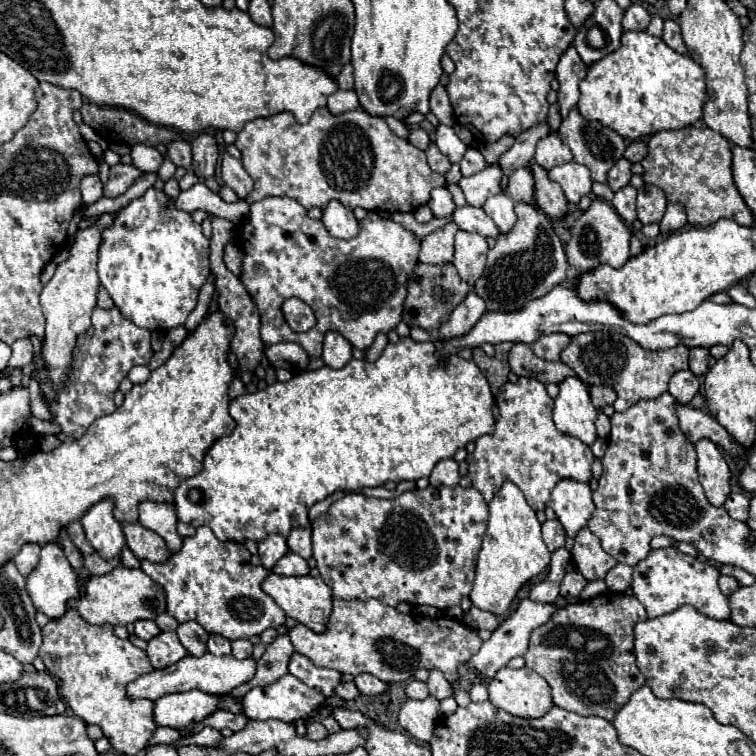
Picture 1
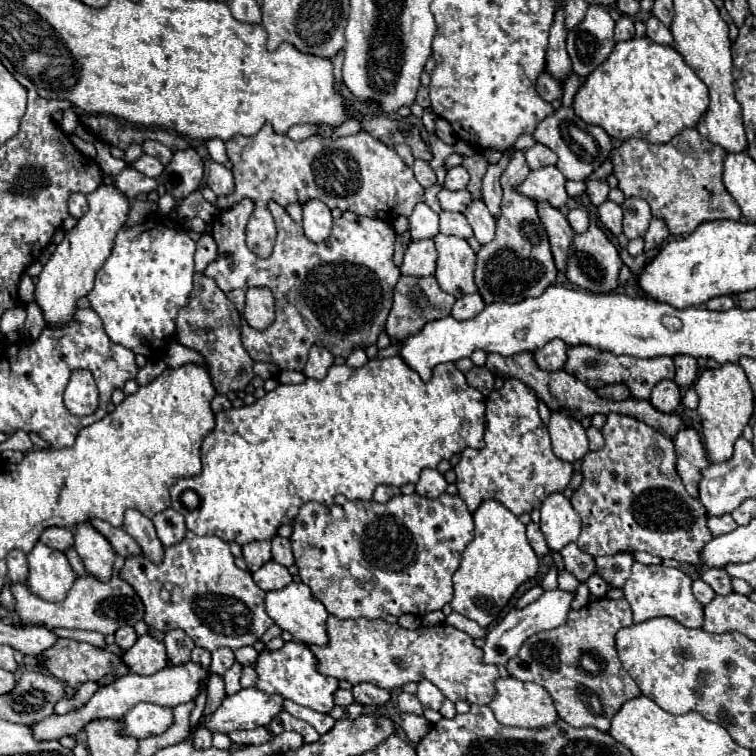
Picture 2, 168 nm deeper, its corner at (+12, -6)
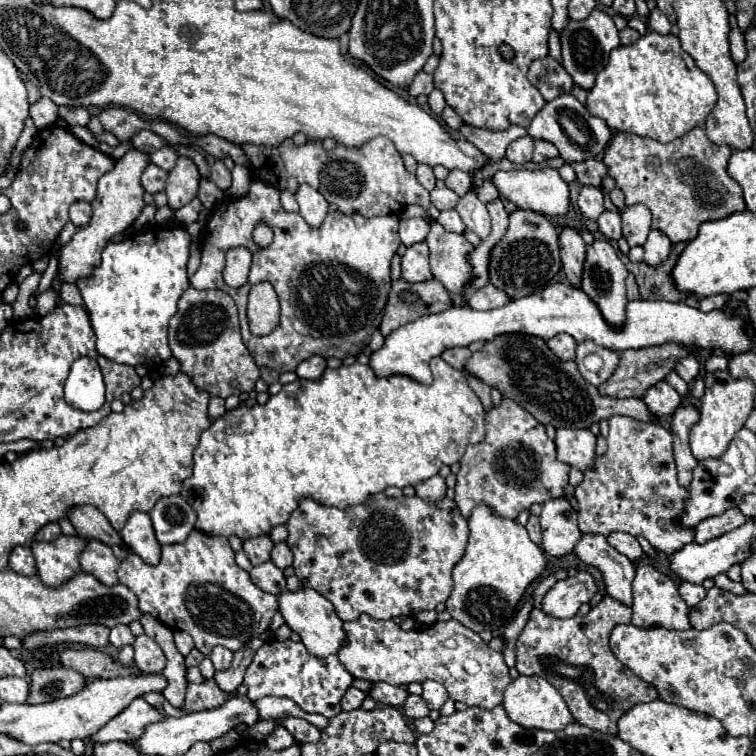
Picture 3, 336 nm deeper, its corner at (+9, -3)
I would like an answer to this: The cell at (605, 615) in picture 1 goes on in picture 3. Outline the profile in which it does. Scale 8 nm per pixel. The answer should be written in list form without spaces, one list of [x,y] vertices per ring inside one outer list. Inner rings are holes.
[[[549,575],[540,581],[533,593],[533,611],[517,639],[515,653],[519,675],[539,675],[549,681],[565,699],[573,719],[589,729],[617,735],[619,717],[637,703],[655,701],[659,695],[649,683],[625,667],[609,647],[611,631],[621,623],[631,623],[631,607],[605,595],[587,615],[555,619],[541,613],[541,599],[557,579]]]

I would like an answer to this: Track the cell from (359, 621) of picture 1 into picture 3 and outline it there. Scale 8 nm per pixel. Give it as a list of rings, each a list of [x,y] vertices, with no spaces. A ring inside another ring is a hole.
[[[361,615],[355,621],[343,623],[343,631],[345,643],[337,657],[355,679],[371,683],[385,681],[389,685],[409,685],[413,681],[423,683],[433,679],[447,687],[453,701],[483,709],[501,705],[503,691],[511,683],[503,653],[489,649],[479,633],[455,619],[445,623],[437,621],[425,629],[403,631],[393,621],[373,621],[369,615]]]

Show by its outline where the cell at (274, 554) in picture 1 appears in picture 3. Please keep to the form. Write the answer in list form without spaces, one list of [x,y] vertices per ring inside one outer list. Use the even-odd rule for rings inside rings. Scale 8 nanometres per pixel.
[[[259,535],[259,537],[247,539],[243,543],[243,551],[253,565],[261,565],[261,563],[269,561],[271,559],[271,549],[273,549],[273,541],[269,539],[269,535]]]

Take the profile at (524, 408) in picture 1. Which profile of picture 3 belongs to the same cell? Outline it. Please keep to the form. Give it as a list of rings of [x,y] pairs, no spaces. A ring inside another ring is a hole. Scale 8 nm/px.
[[[503,397],[499,407],[491,407],[485,415],[485,429],[485,441],[467,447],[457,473],[455,503],[465,519],[479,503],[487,503],[503,517],[515,519],[533,503],[545,503],[565,493],[571,467],[557,459],[555,443],[547,437],[545,427],[517,401]]]

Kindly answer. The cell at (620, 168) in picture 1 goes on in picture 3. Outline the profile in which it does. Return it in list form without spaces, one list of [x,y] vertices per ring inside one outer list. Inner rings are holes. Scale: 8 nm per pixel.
[[[583,187],[579,193],[579,209],[585,217],[597,219],[605,207],[603,207],[603,193],[597,187]]]

